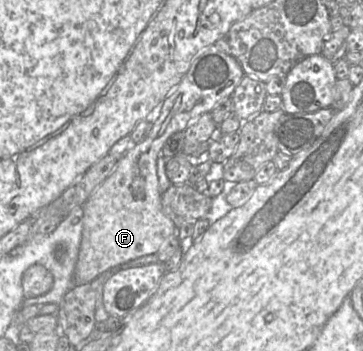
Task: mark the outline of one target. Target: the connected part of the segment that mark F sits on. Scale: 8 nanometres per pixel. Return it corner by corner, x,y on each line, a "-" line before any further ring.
216,45
204,48
194,58
180,82
166,96
161,113
146,138
129,148
119,159
112,173
83,204
84,225
80,253
74,273
74,284
90,283
104,272
119,269
122,265
139,257
156,254
167,239
178,234
178,228
164,213
162,207
157,173
157,163
162,155
162,148
172,134
184,131
196,118
204,113
210,113
222,100
231,97
244,75
245,73
236,58
220,50

